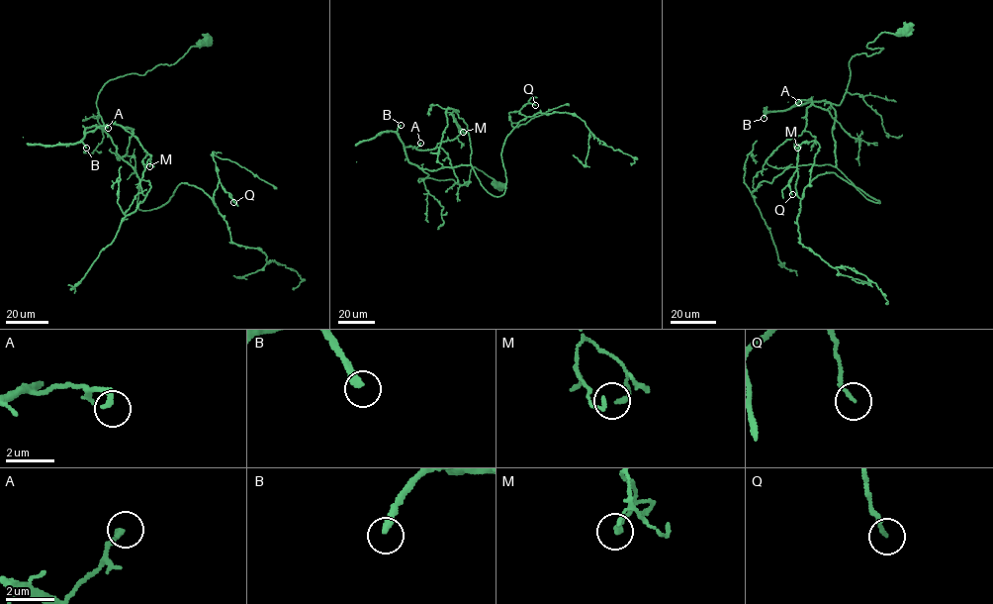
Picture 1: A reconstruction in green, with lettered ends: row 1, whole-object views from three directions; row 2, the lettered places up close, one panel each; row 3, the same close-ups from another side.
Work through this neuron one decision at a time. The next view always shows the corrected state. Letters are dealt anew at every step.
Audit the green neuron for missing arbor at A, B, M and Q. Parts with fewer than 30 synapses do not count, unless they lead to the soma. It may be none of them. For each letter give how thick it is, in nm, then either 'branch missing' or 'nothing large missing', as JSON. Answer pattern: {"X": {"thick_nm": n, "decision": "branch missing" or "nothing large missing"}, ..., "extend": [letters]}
{"A": {"thick_nm": 240, "decision": "nothing large missing"}, "B": {"thick_nm": 280, "decision": "branch missing"}, "M": {"thick_nm": 160, "decision": "nothing large missing"}, "Q": {"thick_nm": 130, "decision": "nothing large missing"}, "extend": ["B"]}

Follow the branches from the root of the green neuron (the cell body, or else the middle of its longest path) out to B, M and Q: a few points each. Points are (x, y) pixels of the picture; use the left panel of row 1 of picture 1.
B: (207, 42), (191, 47), (172, 64), (107, 81), (96, 104), (103, 125), (85, 128), (80, 142), (86, 148)
M: (207, 42), (172, 64), (110, 79), (98, 95), (103, 125), (85, 133), (119, 124), (150, 154), (149, 166)
Q: (207, 42), (107, 81), (98, 127), (139, 180), (140, 210), (181, 183), (217, 207), (219, 180), (233, 202)

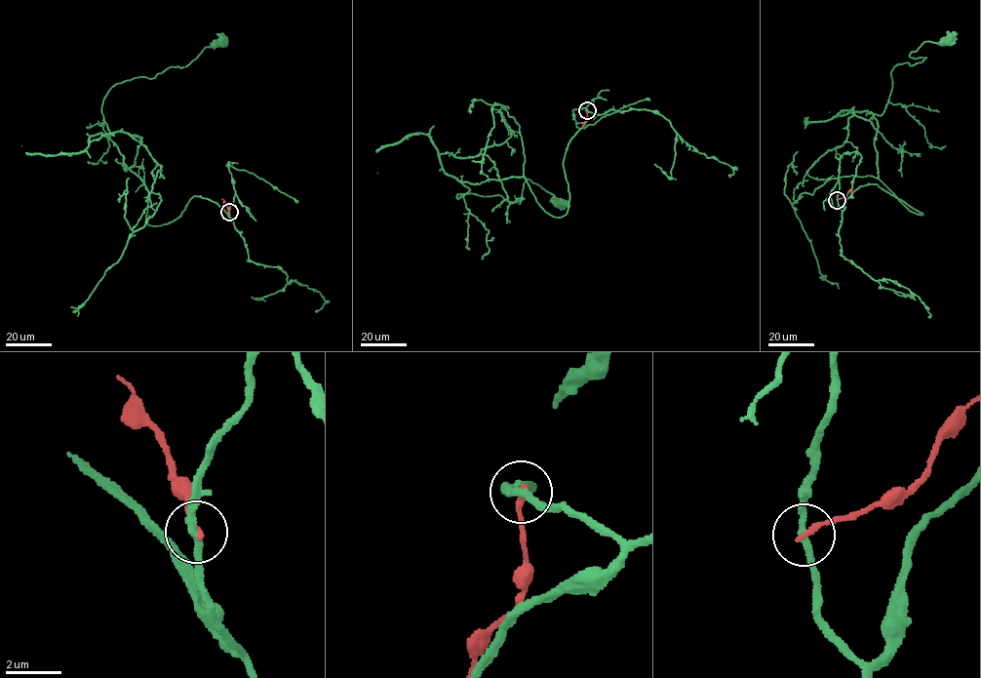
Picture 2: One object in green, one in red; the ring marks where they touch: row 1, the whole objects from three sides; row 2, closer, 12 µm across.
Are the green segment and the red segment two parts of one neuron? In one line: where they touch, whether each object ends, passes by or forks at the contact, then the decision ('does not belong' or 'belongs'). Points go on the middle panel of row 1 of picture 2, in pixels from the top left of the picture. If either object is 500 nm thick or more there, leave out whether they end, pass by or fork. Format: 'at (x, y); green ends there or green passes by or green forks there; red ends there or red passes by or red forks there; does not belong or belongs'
at (587, 110); green passes by; red ends there; does not belong

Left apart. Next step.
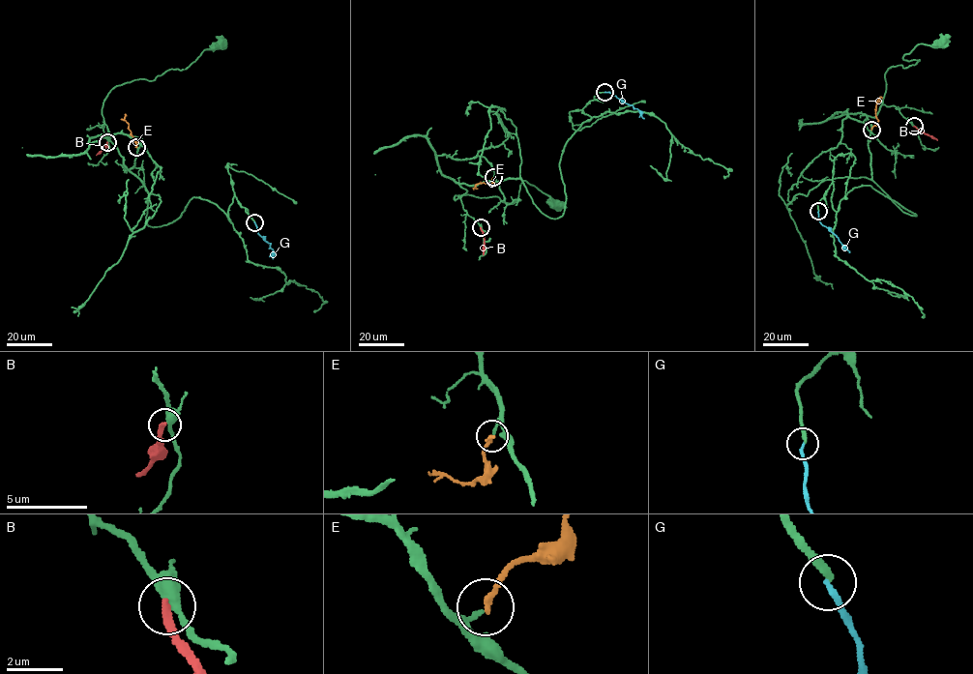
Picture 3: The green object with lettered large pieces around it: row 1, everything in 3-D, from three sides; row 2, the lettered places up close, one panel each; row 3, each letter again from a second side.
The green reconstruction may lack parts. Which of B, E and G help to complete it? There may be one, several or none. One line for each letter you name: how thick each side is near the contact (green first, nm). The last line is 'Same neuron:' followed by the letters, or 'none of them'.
E: 150/200 nm
Same neuron: E

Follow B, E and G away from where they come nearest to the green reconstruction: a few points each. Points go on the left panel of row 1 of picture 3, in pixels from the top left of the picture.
B: (107, 142), (96, 155)
E: (136, 147), (124, 120), (126, 115)
G: (254, 222), (257, 232), (270, 244), (273, 258)

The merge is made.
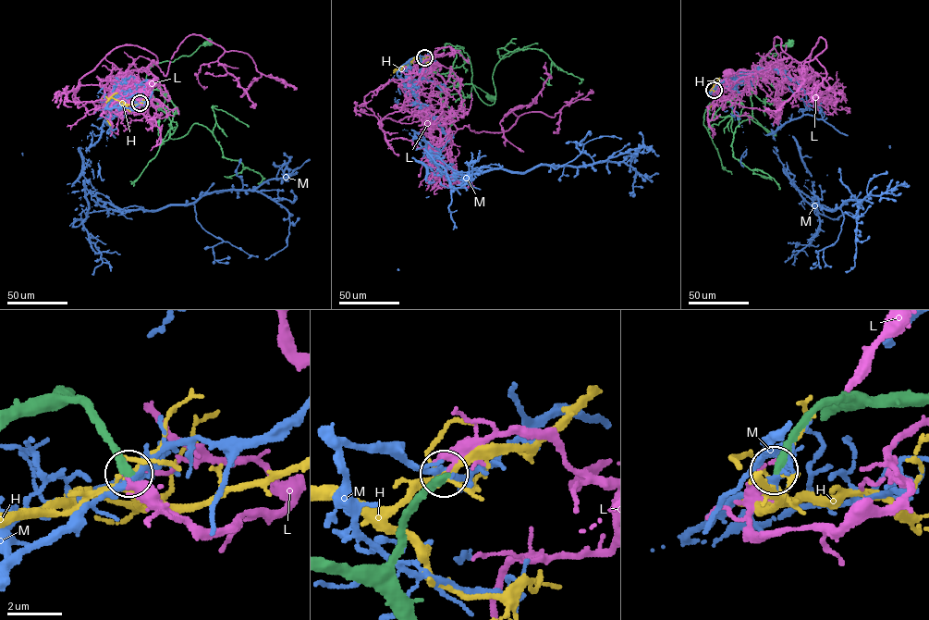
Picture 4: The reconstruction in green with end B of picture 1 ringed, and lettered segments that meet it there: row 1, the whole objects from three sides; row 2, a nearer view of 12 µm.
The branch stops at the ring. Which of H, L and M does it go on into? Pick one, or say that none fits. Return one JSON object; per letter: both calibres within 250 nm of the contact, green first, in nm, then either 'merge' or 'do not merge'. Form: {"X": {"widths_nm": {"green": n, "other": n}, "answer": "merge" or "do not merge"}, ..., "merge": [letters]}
{"H": {"widths_nm": {"green": 320, "other": 200}, "answer": "do not merge"}, "L": {"widths_nm": {"green": 360, "other": 150}, "answer": "do not merge"}, "M": {"widths_nm": {"green": 320, "other": 240}, "answer": "do not merge"}, "merge": []}

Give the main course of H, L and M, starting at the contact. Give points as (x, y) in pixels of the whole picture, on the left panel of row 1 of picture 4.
H: (140, 103), (128, 105), (110, 98), (103, 105), (110, 125)
L: (140, 103), (147, 105), (139, 100), (145, 91), (141, 90), (147, 92), (153, 82)
M: (140, 103), (105, 109), (115, 87), (135, 93), (86, 151), (91, 198), (254, 190), (288, 214), (265, 259)

